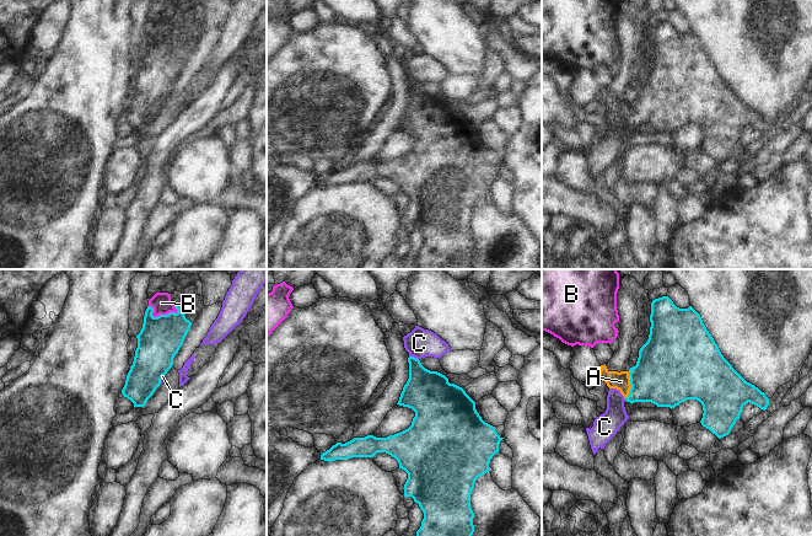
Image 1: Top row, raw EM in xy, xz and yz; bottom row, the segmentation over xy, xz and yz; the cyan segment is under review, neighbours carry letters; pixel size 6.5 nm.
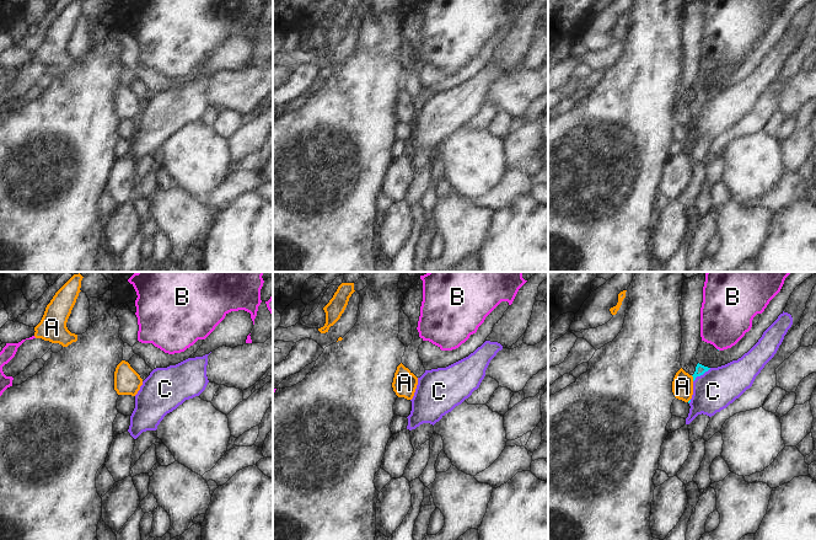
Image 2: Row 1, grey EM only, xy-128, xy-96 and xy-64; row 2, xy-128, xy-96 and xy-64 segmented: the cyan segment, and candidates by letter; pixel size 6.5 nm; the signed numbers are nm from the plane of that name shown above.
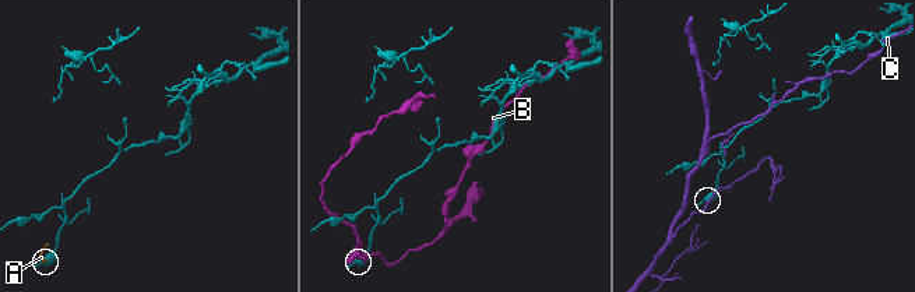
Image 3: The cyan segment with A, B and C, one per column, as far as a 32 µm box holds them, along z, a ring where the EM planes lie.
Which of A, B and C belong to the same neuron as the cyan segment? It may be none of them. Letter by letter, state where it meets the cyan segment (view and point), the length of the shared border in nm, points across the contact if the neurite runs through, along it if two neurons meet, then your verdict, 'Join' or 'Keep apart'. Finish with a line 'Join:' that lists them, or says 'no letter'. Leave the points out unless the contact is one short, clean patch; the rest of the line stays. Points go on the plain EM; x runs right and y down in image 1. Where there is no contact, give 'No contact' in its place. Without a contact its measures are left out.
A: Touches cyan at yz (630, 108). Shared border 190 nm. Path across: yz (666, 98), (641, 108), (630, 108), (620, 106). Join
B: Touches cyan at xy (161, 39). Shared border 200 nm. Boundary: xy (149, 30), (152, 33), (154, 41), (178, 36). Keep apart
C: Touches cyan at xz (413, 81). Shared border 70 nm. Keep apart
Join: A.

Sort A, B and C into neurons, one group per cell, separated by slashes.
A / B / C

